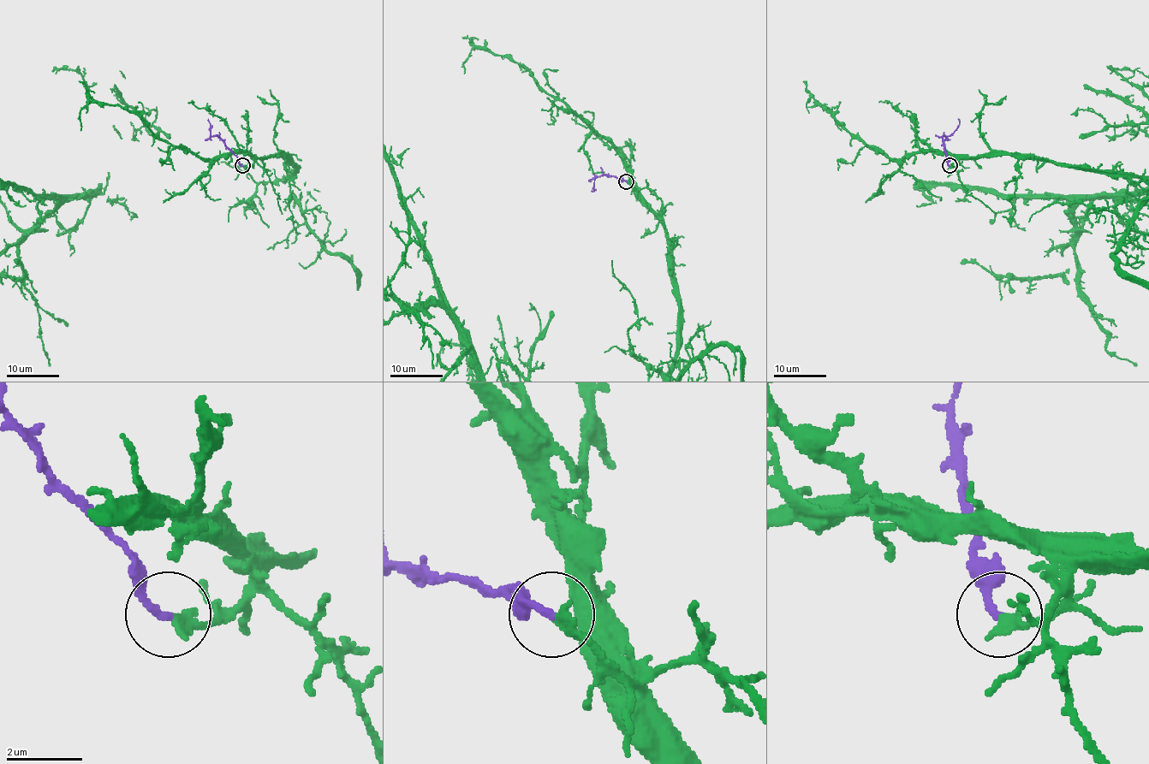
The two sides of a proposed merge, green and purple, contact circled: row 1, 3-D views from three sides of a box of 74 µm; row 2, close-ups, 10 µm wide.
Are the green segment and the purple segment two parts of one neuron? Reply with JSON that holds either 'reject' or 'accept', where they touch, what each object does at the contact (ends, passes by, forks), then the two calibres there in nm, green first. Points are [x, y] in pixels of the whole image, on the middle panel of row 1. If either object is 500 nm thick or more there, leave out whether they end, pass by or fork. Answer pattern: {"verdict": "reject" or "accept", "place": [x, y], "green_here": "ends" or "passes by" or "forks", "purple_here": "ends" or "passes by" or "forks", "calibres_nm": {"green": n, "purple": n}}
{"verdict": "accept", "place": [626, 181], "green_here": "ends", "purple_here": "ends", "calibres_nm": {"green": 240, "purple": 200}}

